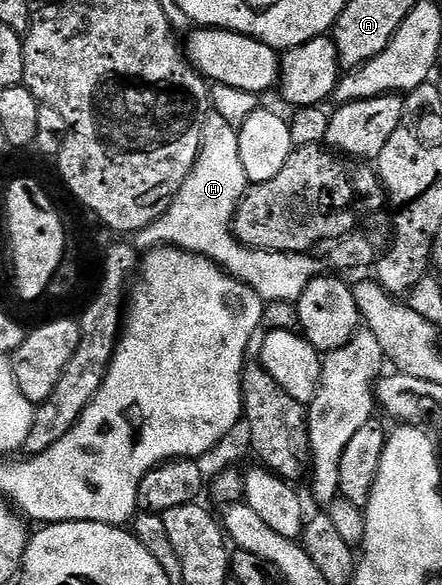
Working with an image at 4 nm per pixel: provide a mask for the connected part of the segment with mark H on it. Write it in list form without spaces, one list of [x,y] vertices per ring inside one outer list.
[[[210,113],[203,128],[201,151],[187,180],[174,196],[168,210],[132,235],[132,245],[141,252],[156,250],[158,246],[176,246],[178,250],[202,254],[232,274],[238,282],[250,286],[266,303],[296,303],[311,280],[322,277],[321,262],[313,258],[317,256],[254,250],[233,235],[233,217],[237,214],[237,205],[245,197],[251,182],[243,172],[243,160],[239,158],[239,138],[238,127],[229,124],[221,115]]]

